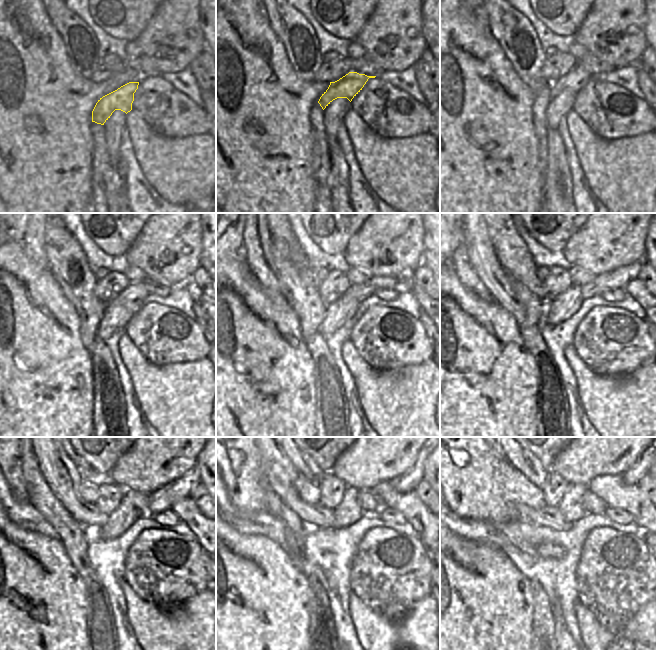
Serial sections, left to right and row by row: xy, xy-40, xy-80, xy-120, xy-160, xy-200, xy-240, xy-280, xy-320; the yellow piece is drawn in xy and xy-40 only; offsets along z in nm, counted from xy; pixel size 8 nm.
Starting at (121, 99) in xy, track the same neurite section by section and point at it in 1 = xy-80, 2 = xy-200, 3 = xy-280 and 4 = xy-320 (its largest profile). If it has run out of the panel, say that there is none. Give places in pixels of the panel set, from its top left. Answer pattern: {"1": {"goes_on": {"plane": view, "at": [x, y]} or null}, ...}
{"1": {"goes_on": {"plane": "xy-80", "at": [577, 78]}}, "2": {"goes_on": {"plane": "xy-200", "at": [618, 278]}}, "3": {"goes_on": {"plane": "xy-280", "at": [408, 481]}}, "4": {"goes_on": {"plane": "xy-320", "at": [635, 473]}}}

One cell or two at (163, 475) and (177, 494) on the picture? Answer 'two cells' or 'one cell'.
two cells

